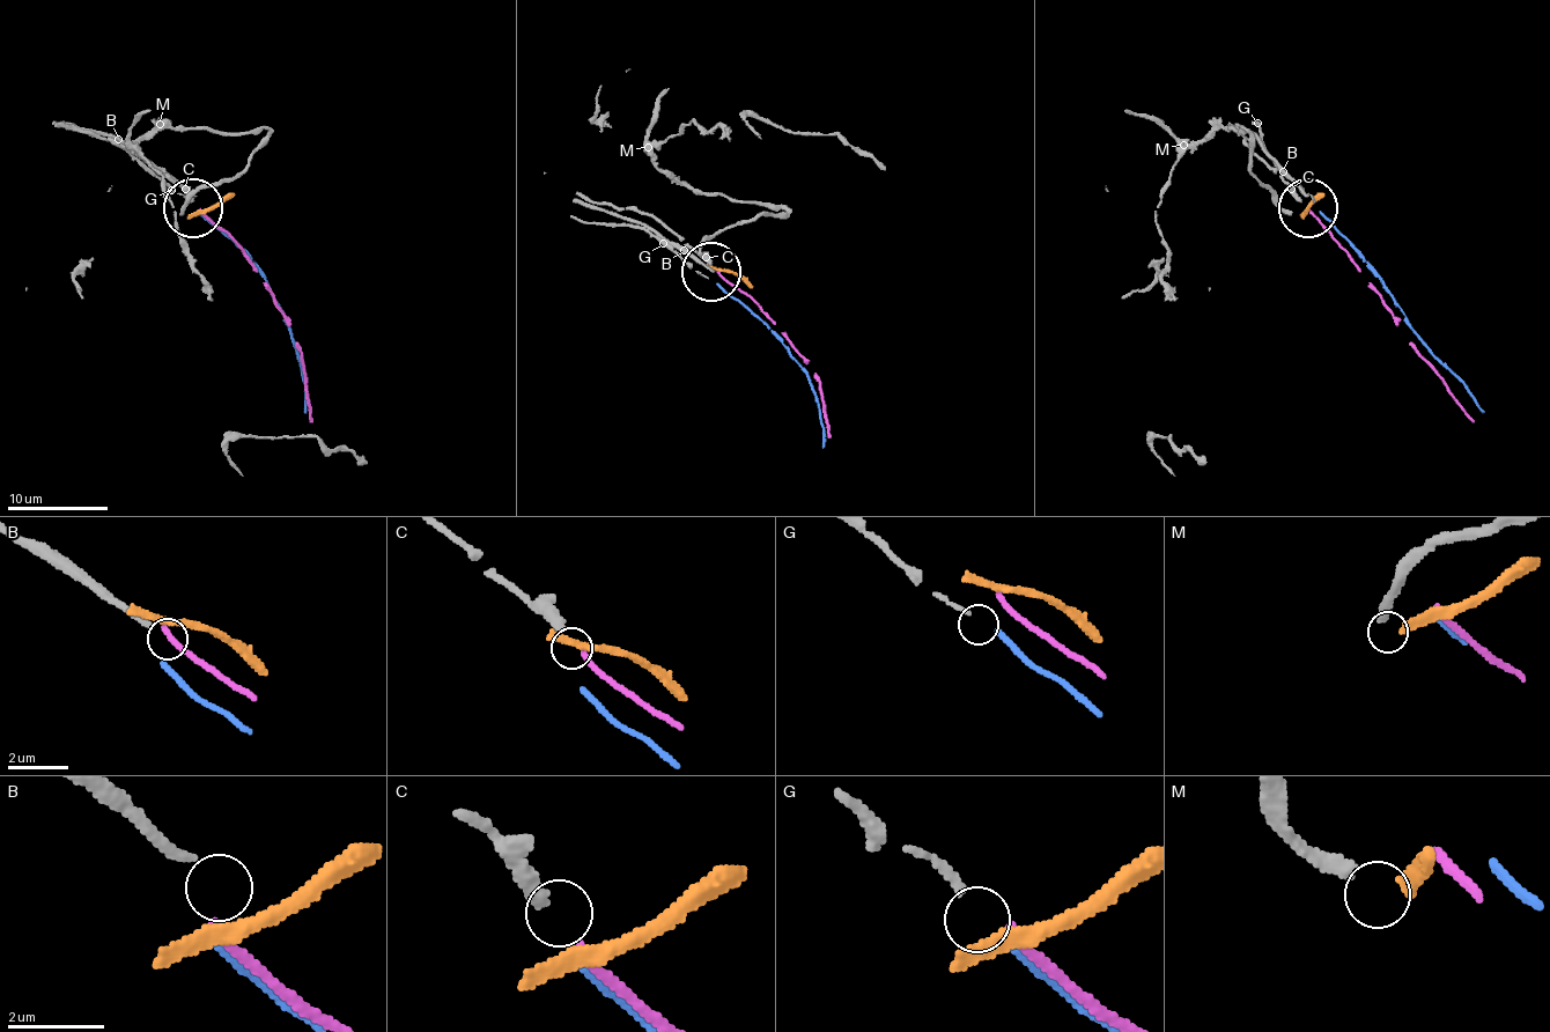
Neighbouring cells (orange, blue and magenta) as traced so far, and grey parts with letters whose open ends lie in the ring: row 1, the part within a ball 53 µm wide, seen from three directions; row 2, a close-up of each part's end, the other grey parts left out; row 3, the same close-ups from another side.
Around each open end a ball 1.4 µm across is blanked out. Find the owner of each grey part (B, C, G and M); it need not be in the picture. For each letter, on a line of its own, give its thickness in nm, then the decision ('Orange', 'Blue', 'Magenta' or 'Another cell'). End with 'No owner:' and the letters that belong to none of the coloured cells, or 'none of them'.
B: Thickness 200 nm. Another cell
C: Thickness 340 nm. Magenta
G: Thickness 150 nm. Blue
M: Thickness 260 nm. Orange
No owner: B

